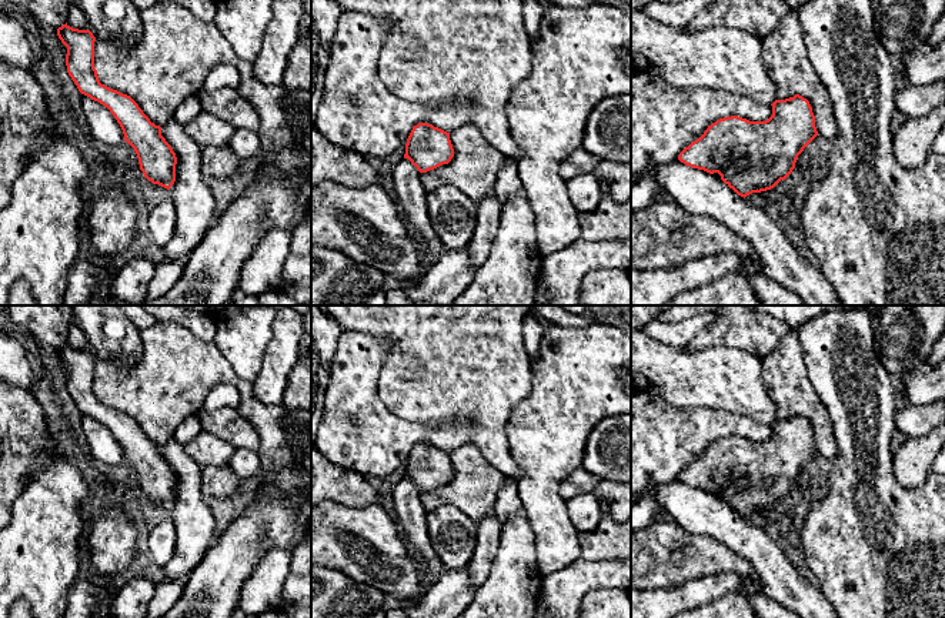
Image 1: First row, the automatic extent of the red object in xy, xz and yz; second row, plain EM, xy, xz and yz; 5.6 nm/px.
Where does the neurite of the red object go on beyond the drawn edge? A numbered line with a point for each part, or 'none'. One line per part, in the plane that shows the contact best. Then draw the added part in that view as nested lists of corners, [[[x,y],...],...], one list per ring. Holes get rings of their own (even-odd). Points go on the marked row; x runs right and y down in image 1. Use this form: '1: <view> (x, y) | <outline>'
none

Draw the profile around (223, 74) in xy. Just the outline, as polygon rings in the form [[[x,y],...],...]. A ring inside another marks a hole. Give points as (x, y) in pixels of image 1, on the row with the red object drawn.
[[[218,64],[210,70],[200,91],[196,96],[200,96],[204,91],[210,93],[221,87],[237,88],[240,86],[240,81],[241,76],[234,66]]]

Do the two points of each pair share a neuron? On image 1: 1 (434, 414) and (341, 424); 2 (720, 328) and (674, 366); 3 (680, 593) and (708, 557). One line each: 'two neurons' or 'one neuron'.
1: two neurons
2: two neurons
3: two neurons

